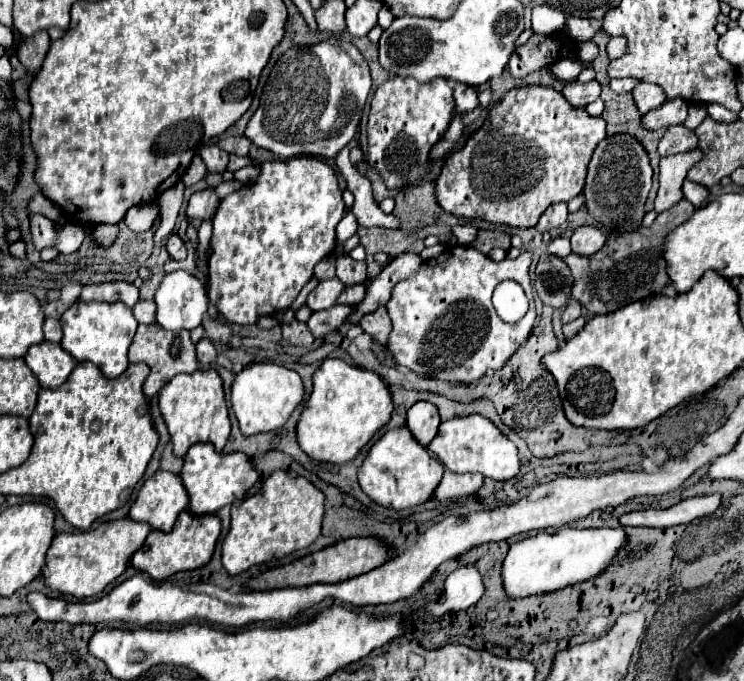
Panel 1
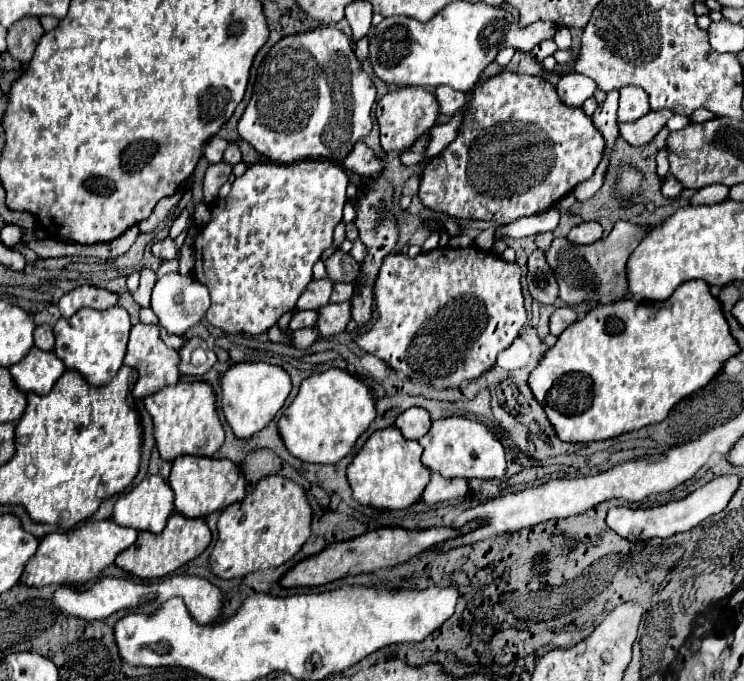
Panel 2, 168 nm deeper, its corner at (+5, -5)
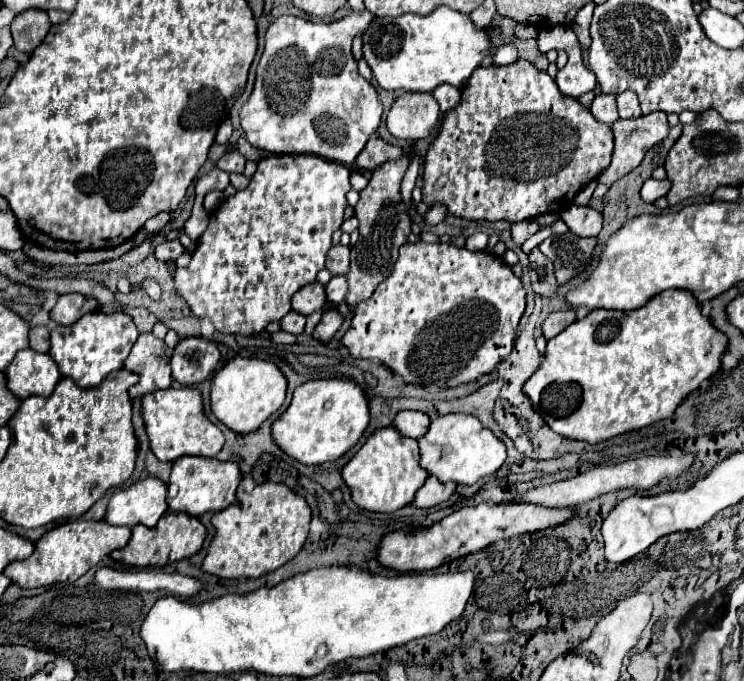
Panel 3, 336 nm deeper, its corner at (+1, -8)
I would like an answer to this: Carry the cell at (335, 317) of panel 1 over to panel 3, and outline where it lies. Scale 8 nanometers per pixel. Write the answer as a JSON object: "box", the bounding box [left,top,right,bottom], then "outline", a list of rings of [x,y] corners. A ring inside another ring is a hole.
{"box":[281,311,305,335],"outline":[[[289,311],[287,317],[283,317],[281,327],[283,327],[283,331],[287,331],[287,333],[301,335],[301,333],[303,333],[303,327],[305,327],[305,315],[295,313],[295,311]]]}

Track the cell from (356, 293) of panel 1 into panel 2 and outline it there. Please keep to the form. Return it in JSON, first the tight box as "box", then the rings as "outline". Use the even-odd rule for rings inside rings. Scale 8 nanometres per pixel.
{"box":[331,282,355,302],"outline":[[[337,282],[333,286],[333,294],[331,294],[331,302],[347,302],[355,292],[353,284],[345,284],[345,282]]]}

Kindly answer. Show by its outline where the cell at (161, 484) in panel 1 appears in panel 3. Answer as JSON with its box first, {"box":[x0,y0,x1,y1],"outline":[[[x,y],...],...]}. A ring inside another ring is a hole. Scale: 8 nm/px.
{"box":[107,477,167,527],"outline":[[[157,477],[137,481],[127,489],[117,489],[107,507],[109,525],[153,527],[167,513],[167,485]]]}

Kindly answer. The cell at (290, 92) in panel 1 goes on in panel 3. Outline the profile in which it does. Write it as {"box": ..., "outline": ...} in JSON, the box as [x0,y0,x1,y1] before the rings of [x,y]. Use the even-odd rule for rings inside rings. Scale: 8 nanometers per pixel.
{"box":[239,13,383,165],"outline":[[[349,13],[339,21],[307,21],[303,17],[283,15],[271,23],[265,49],[257,67],[255,89],[243,105],[239,117],[247,141],[275,155],[319,155],[329,161],[353,165],[367,139],[377,131],[383,107],[379,103],[375,87],[359,75],[357,61],[351,53],[351,41],[359,31],[365,31],[375,19],[373,13]]]}

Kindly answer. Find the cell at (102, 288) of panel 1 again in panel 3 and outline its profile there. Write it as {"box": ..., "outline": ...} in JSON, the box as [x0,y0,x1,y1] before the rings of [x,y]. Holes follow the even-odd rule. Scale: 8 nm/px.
{"box":[51,293,99,325],"outline":[[[79,293],[61,295],[57,305],[51,311],[51,319],[59,325],[73,325],[85,313],[93,313],[99,309],[99,303],[93,297],[85,297]]]}

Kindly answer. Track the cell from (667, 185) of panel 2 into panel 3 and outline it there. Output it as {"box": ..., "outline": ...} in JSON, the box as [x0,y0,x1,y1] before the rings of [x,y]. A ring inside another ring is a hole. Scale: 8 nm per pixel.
{"box":[641,179,671,201],"outline":[[[649,179],[645,181],[643,189],[641,189],[641,197],[643,201],[657,201],[661,197],[665,197],[671,189],[671,181],[665,179],[665,181],[657,181],[657,179]]]}

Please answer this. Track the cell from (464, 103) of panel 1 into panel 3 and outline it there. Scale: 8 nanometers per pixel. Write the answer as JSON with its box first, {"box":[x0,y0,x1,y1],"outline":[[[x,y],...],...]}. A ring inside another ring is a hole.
{"box":[433,85,461,113],"outline":[[[441,85],[441,87],[437,87],[437,89],[433,91],[433,97],[437,99],[441,111],[447,113],[447,111],[451,111],[451,109],[455,109],[455,107],[459,105],[461,91],[455,89],[455,87],[451,87],[451,85]]]}

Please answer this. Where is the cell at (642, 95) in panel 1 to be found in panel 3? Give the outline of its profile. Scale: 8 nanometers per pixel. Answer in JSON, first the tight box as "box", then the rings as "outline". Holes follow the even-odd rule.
{"box":[617,91,641,119],"outline":[[[623,91],[617,95],[617,107],[619,107],[619,117],[621,119],[635,119],[641,117],[641,109],[639,109],[639,101],[637,95],[633,91]]]}

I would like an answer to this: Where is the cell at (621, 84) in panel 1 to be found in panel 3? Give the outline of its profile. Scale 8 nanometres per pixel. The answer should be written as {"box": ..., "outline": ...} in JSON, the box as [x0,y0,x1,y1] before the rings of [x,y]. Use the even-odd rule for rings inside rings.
{"box":[590,95,619,128],"outline":[[[597,95],[593,105],[590,108],[593,117],[597,120],[605,123],[610,128],[613,127],[613,123],[619,119],[619,113],[617,113],[617,103],[615,103],[615,97],[611,95]]]}

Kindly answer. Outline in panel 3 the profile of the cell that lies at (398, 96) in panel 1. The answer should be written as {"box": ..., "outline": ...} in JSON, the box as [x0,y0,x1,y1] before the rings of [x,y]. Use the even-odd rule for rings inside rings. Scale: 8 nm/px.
{"box":[387,93,441,141],"outline":[[[403,93],[387,113],[387,129],[395,139],[419,141],[439,125],[441,109],[431,93]]]}

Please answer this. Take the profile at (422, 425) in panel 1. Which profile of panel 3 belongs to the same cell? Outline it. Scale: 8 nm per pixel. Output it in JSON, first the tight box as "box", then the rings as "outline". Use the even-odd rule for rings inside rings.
{"box":[393,411,429,439],"outline":[[[401,411],[397,413],[393,425],[401,431],[401,435],[421,439],[421,435],[425,435],[429,429],[429,417],[421,411]]]}

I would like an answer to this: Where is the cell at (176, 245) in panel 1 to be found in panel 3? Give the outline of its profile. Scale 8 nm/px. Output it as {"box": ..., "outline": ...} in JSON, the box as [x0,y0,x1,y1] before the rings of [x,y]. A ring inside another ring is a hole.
{"box":[155,241,183,263],"outline":[[[165,241],[165,243],[155,247],[155,257],[159,261],[165,261],[165,263],[167,261],[175,261],[181,253],[183,253],[183,247],[181,247],[179,241]]]}

